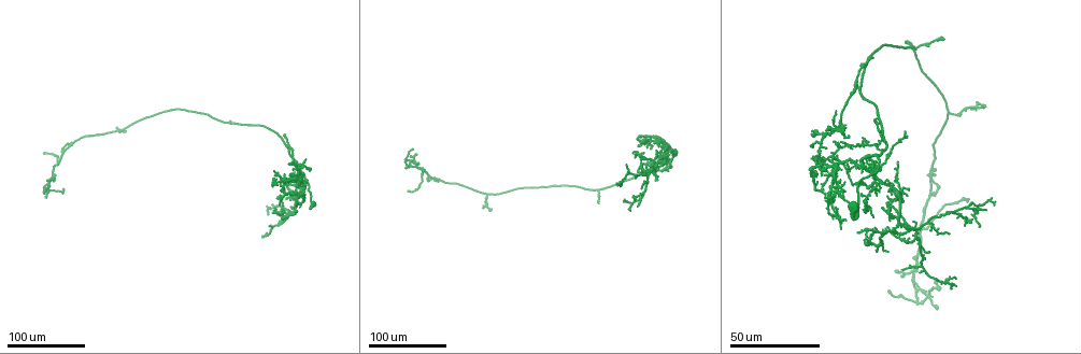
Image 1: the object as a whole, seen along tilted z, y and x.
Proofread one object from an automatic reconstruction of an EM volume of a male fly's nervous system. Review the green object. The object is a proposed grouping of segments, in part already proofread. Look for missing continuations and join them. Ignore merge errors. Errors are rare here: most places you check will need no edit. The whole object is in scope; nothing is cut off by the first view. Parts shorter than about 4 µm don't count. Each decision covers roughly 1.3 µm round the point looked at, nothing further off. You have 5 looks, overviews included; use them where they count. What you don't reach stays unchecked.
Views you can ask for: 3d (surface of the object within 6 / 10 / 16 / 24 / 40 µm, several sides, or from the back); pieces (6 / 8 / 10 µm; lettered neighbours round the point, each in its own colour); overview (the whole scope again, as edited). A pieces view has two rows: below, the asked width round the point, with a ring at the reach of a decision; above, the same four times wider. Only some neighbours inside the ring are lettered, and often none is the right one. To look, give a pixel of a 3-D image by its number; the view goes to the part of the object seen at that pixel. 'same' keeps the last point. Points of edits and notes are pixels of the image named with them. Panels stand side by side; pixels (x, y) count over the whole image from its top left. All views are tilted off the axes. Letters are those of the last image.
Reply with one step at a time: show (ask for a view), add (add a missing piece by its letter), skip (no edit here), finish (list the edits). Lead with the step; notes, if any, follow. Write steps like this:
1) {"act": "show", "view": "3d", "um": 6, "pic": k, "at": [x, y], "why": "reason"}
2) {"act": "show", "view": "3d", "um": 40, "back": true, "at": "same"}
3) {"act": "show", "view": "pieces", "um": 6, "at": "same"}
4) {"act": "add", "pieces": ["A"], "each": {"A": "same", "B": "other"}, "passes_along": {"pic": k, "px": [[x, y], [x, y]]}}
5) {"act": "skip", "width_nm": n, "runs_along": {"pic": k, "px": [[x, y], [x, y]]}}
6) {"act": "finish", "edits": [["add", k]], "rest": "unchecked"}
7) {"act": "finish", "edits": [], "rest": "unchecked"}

{"act": "show", "view": "3d", "um": 40, "pic": 1, "at": [636, 157], "why": "long arm stops here"}

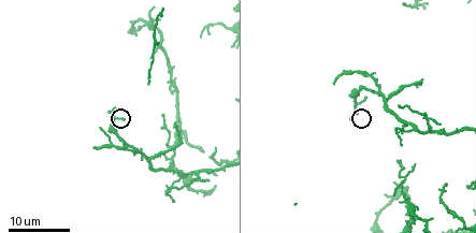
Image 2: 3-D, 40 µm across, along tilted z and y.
{"act": "show", "view": "pieces", "um": 8, "pic": 2, "at": [351, 116]}

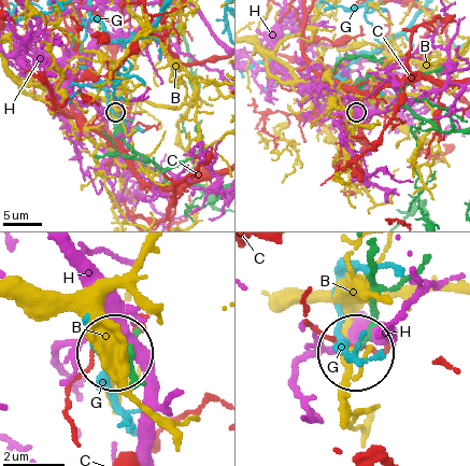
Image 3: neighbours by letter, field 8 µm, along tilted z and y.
{"act": "skip", "each": {"B": "other", "C": "other", "G": "other", "H": "other"}, "found": "none of them fits"}

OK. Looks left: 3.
{"act": "show", "view": "3d", "um": 24, "pic": 1, "at": [915, 257], "why": "free end"}

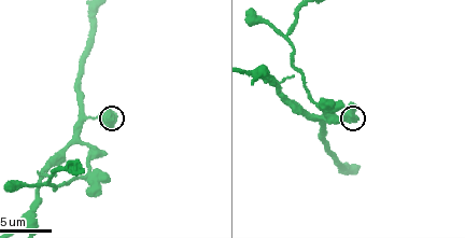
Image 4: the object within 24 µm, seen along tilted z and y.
{"act": "show", "view": "pieces", "um": 10, "pic": 4, "at": [111, 118]}

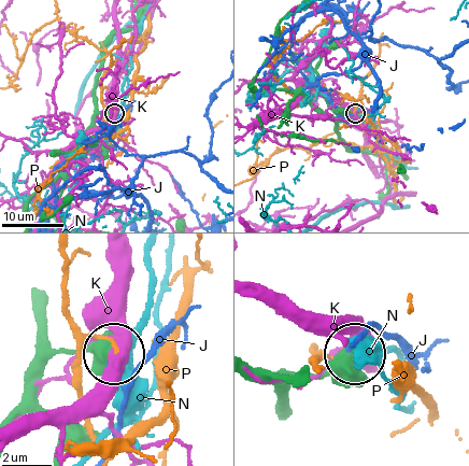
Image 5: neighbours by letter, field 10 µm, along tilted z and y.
{"act": "skip", "each": {"J": "other", "K": "other", "N": "other", "P": "other"}, "found": "none of them fits"}

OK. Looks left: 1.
{"act": "finish", "edits": [], "rest": "unchecked"}

